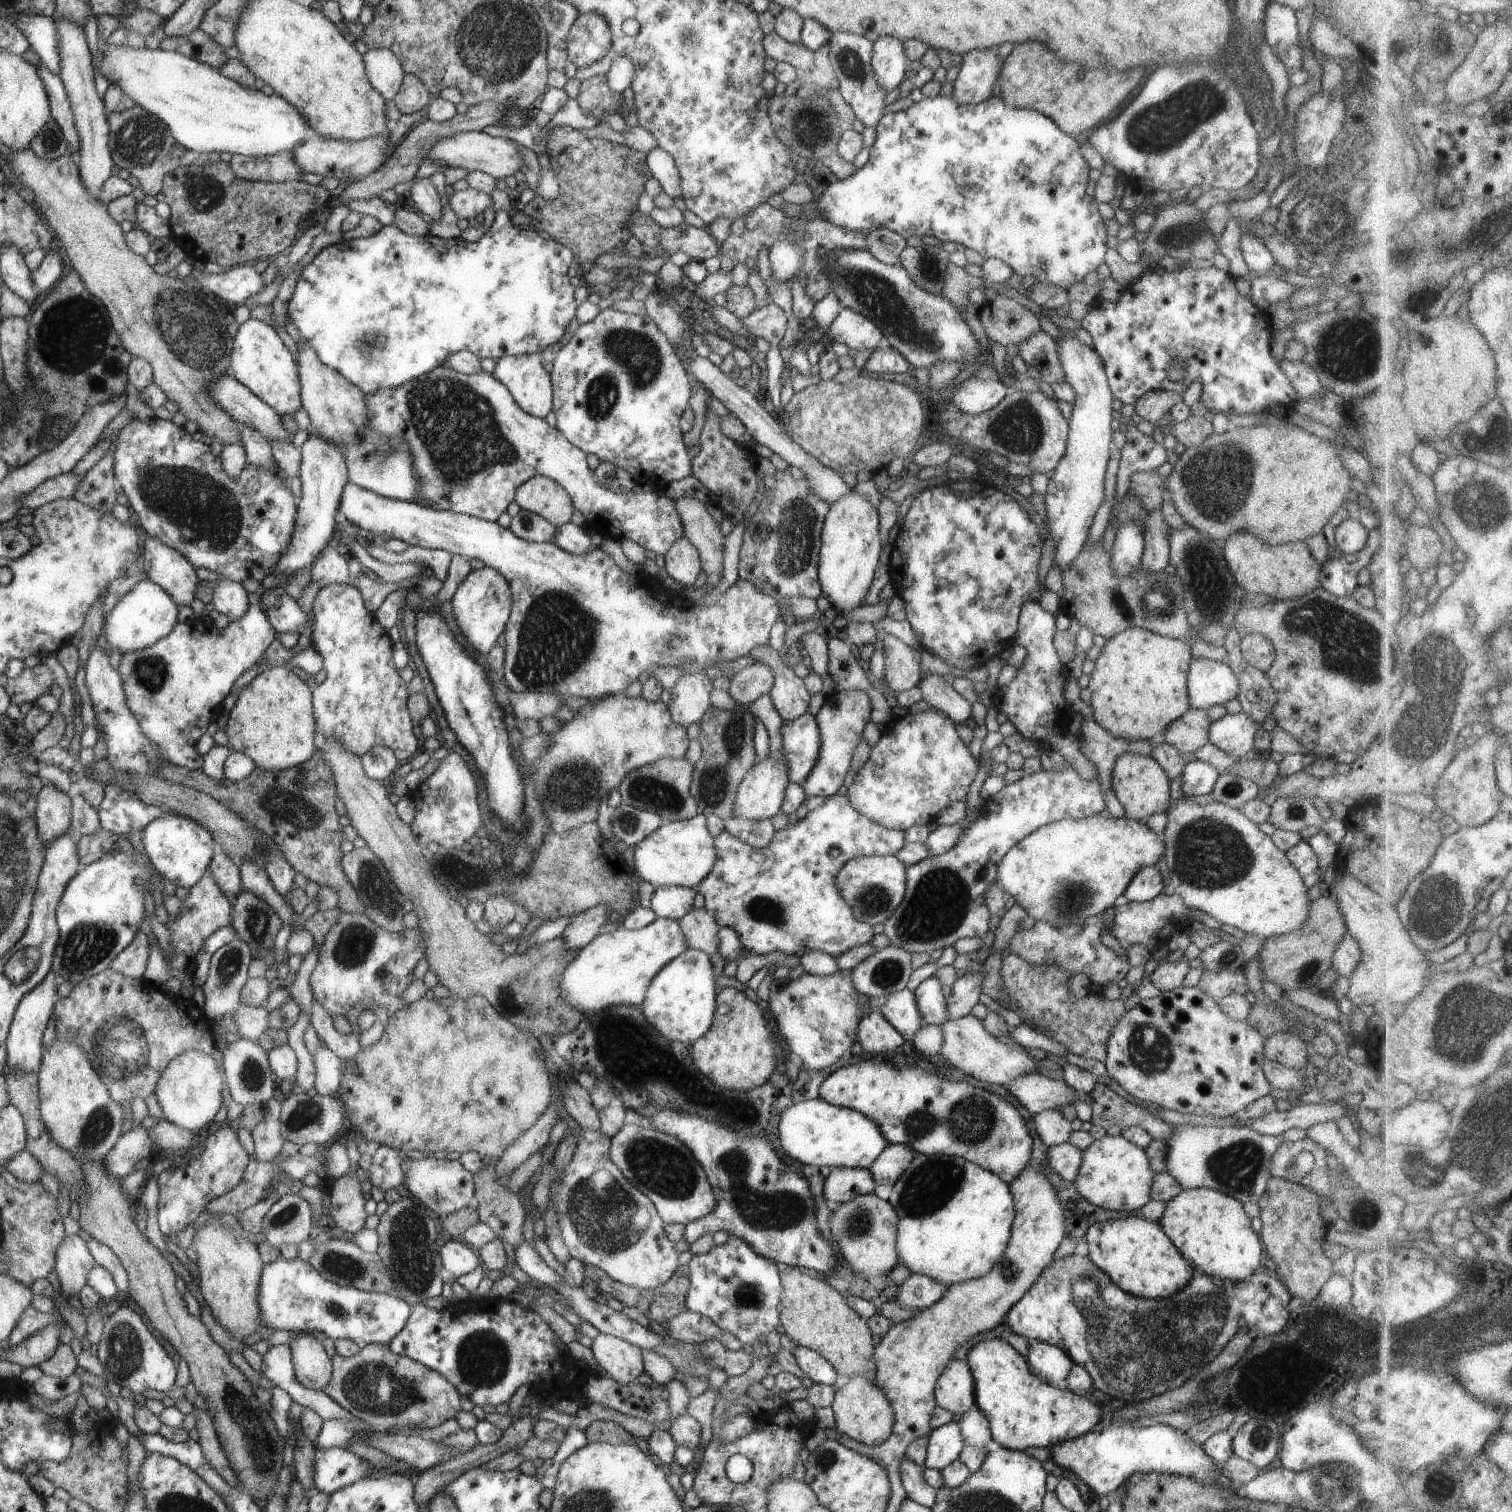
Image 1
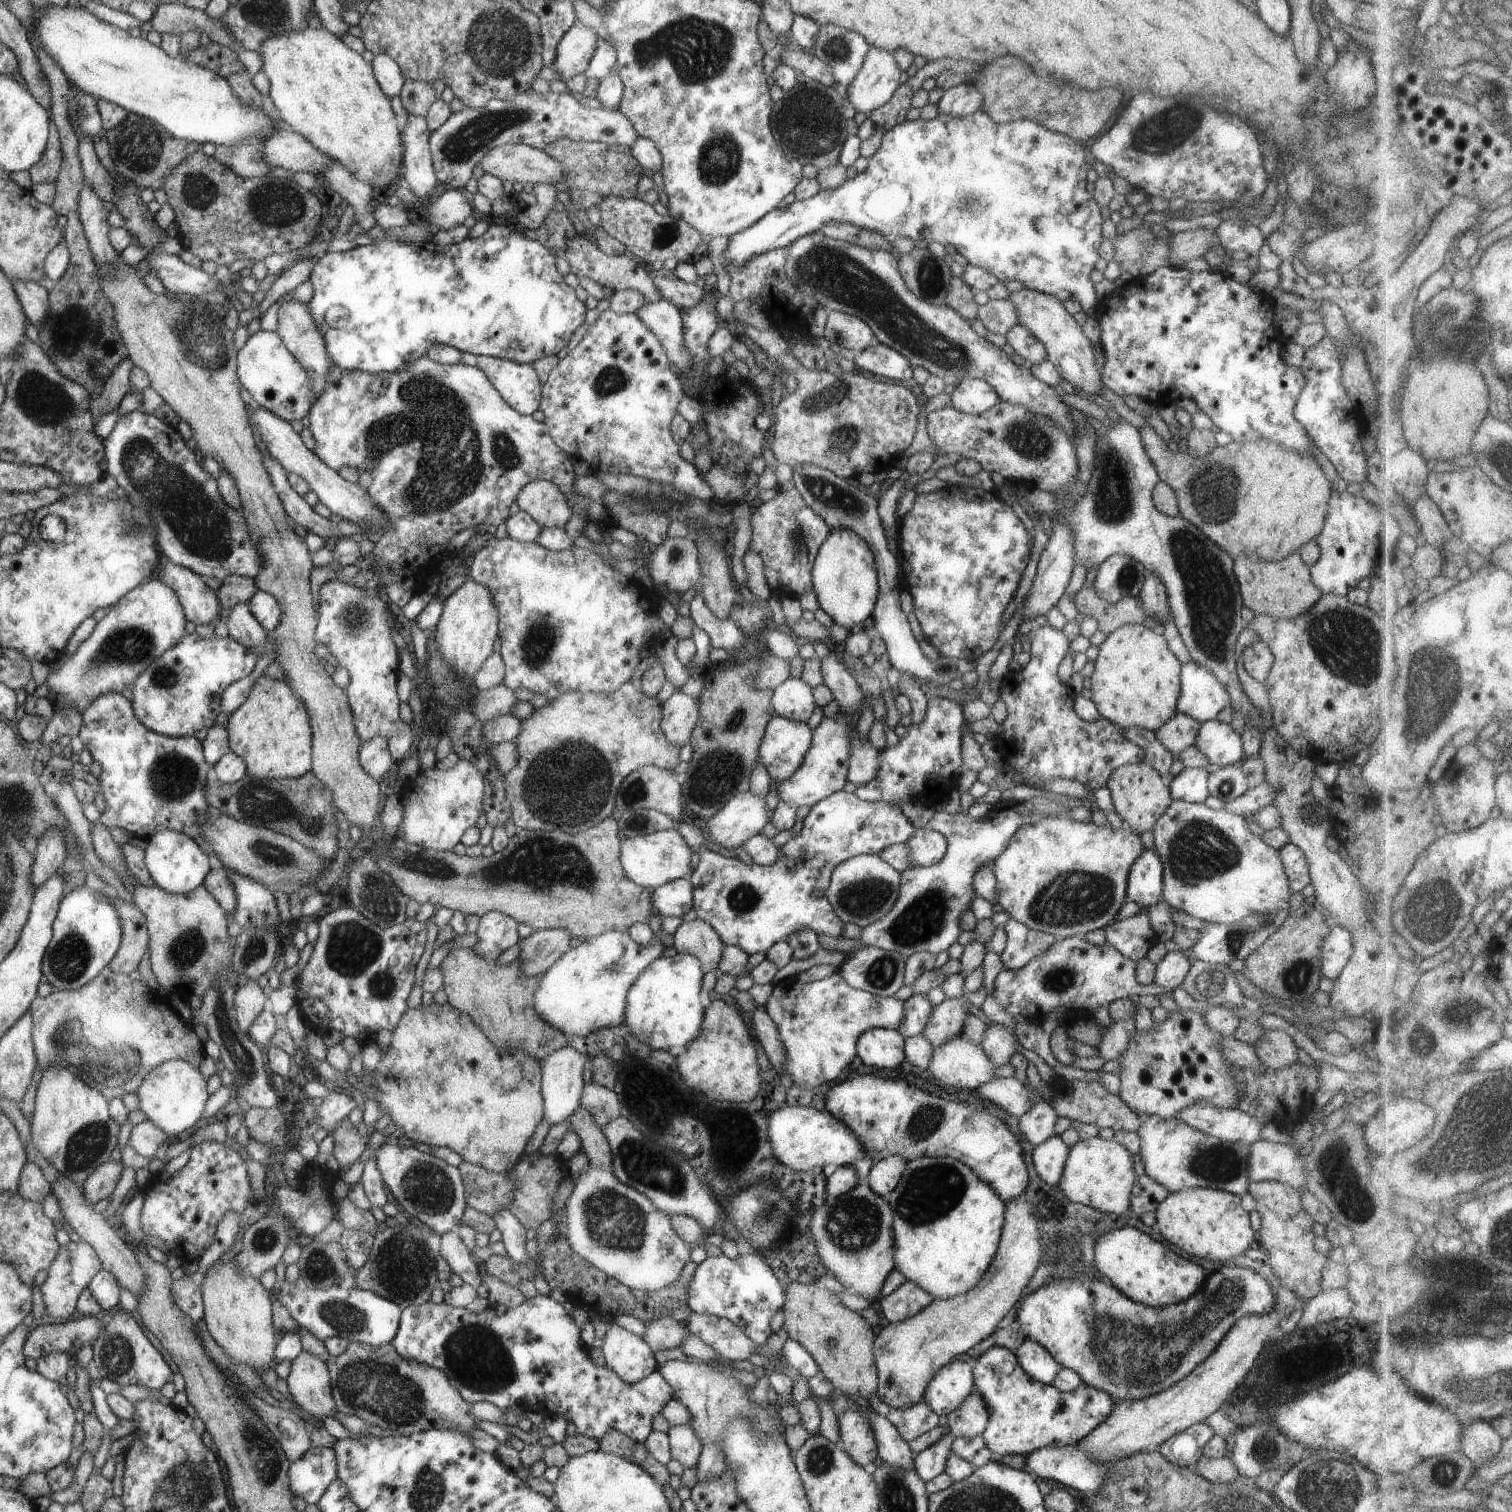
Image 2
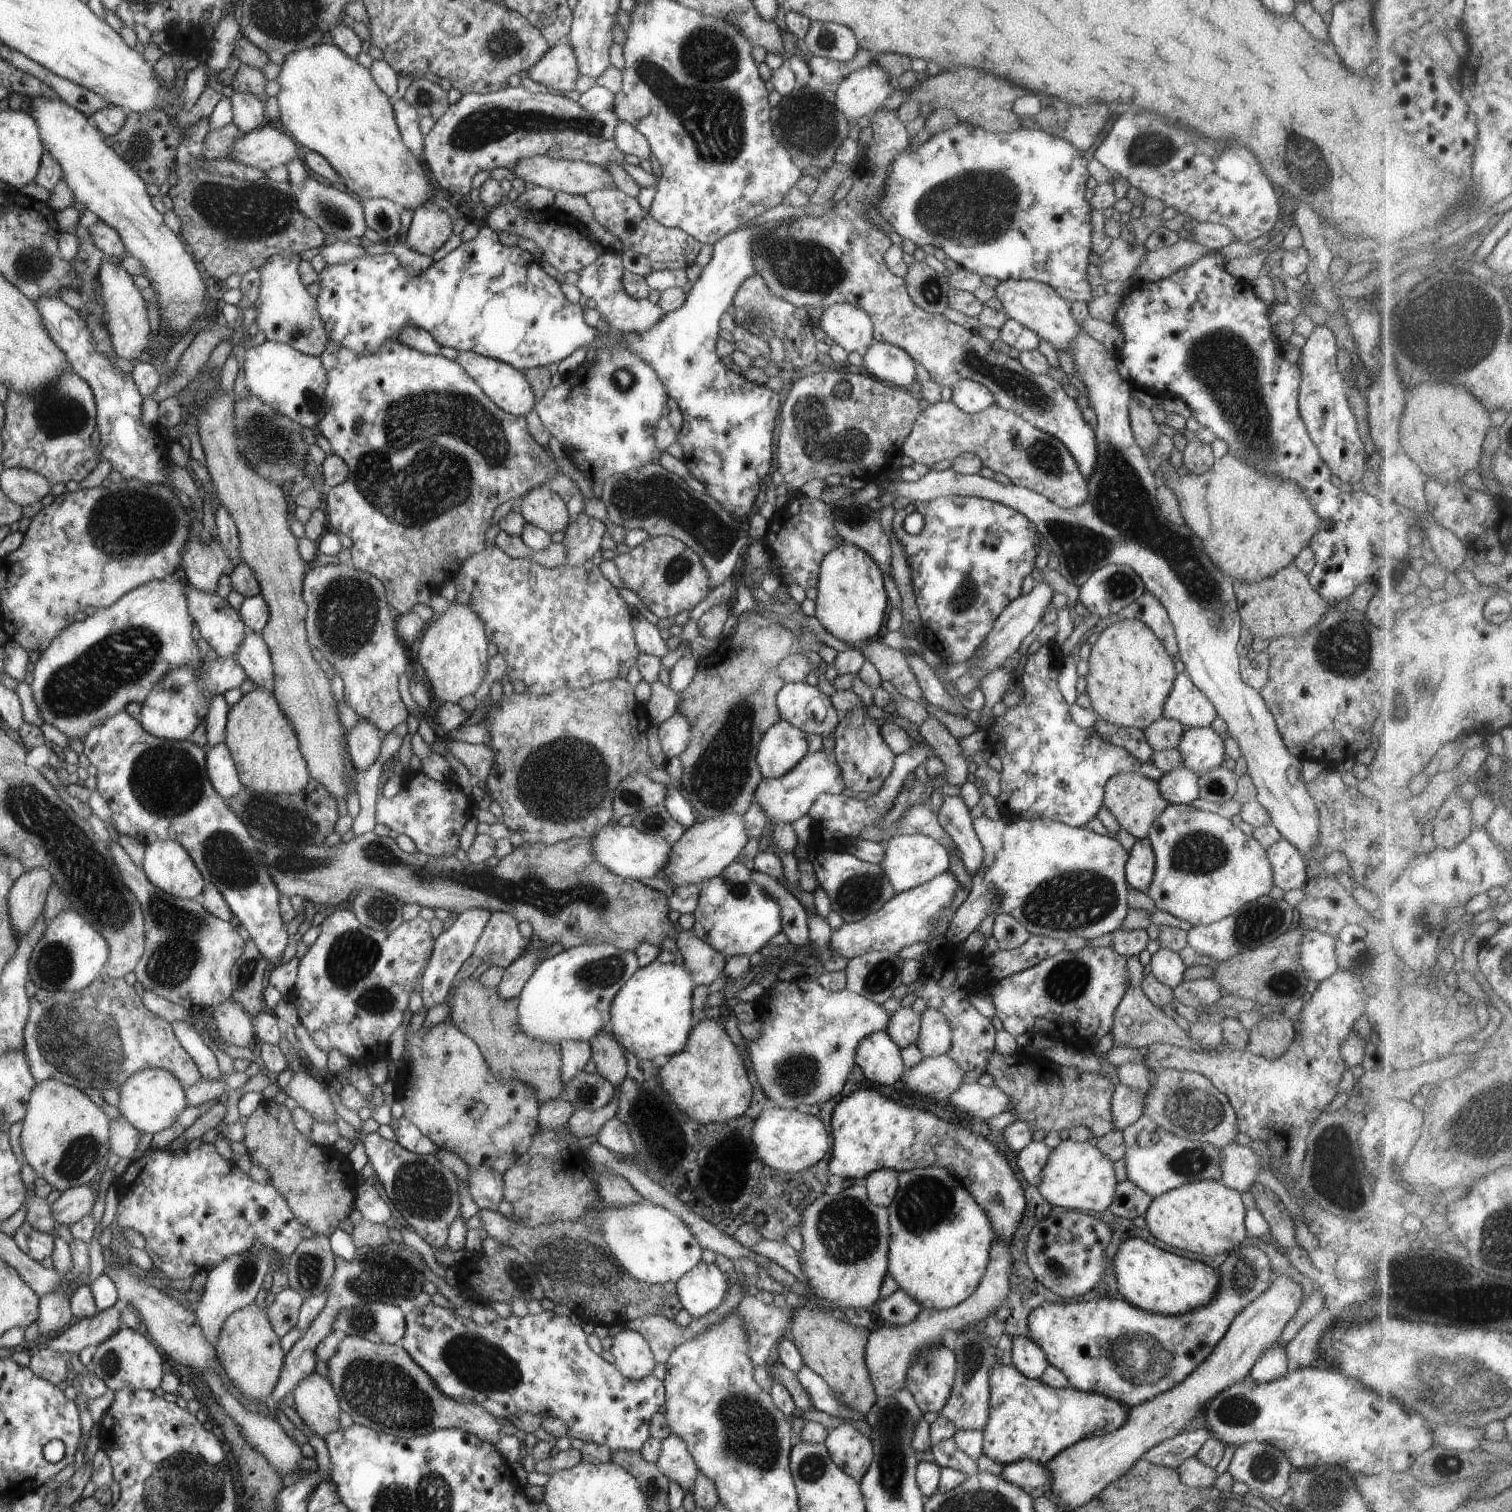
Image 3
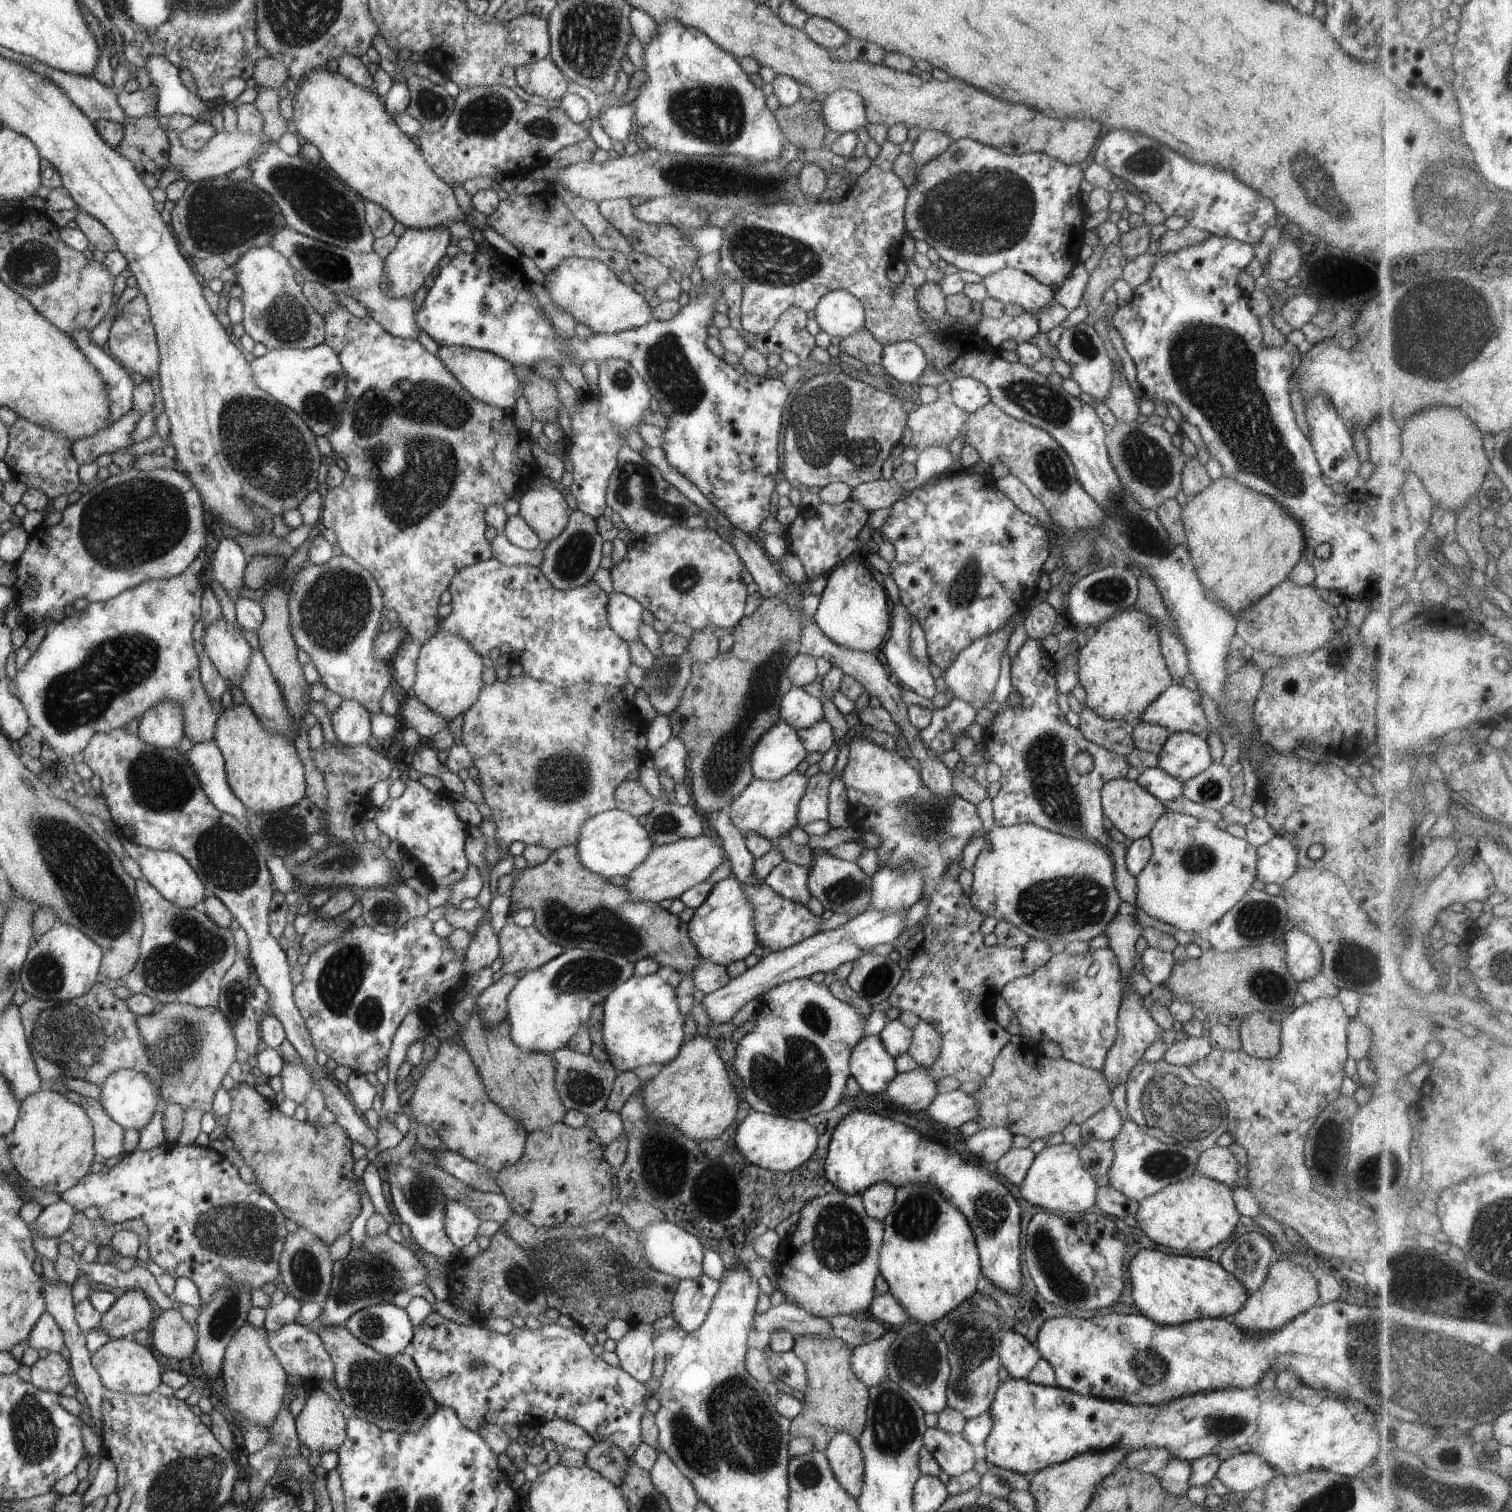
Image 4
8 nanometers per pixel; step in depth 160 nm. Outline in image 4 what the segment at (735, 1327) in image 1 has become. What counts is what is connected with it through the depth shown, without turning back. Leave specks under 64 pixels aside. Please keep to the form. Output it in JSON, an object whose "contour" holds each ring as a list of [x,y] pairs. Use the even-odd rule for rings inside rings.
{"contour":[[[704,1274],[682,1279],[672,1299],[670,1316],[686,1332],[694,1332],[706,1318],[720,1283]]]}

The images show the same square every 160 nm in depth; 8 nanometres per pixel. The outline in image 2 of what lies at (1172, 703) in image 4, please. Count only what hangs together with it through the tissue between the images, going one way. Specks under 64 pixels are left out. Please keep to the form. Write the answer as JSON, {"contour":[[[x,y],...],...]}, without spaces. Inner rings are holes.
{"contour":[[[1184,663],[1180,673],[1180,696],[1177,712],[1194,718],[1200,724],[1216,720],[1218,713],[1229,705],[1230,695],[1225,687],[1208,669],[1199,664]]]}

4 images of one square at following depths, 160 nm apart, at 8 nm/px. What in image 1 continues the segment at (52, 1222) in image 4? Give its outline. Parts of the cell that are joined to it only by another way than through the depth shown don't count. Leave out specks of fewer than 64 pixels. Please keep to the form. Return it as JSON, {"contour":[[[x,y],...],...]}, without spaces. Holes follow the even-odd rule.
{"contour":[[[141,1124],[134,1126],[121,1136],[121,1140],[114,1145],[114,1148],[103,1158],[108,1172],[115,1179],[124,1178],[133,1171],[134,1165],[142,1158],[151,1158],[154,1152],[148,1131],[142,1128]]]}

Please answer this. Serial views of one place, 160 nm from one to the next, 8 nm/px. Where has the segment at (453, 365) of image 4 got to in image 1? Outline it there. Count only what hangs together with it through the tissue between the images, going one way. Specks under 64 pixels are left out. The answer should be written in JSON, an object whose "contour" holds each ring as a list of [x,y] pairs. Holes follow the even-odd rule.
{"contour":[[[541,355],[502,357],[492,374],[507,386],[522,410],[540,418],[553,410],[554,386]]]}

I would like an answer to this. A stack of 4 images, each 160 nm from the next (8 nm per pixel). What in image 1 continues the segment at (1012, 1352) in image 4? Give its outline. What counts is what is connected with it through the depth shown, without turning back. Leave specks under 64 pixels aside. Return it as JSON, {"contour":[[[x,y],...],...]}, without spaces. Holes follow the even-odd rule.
{"contour":[[[1029,1340],[1029,1349],[1025,1356],[1029,1367],[1036,1371],[1039,1378],[1047,1383],[1062,1382],[1075,1363],[1066,1352],[1057,1346]]]}

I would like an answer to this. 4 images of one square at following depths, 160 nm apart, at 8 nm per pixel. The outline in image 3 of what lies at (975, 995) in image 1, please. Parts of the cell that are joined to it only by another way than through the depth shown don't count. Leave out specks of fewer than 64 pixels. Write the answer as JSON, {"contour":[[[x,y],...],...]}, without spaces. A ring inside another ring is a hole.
{"contour":[[[926,1009],[921,1014],[921,1027],[915,1044],[924,1058],[946,1055],[952,1041],[953,1032],[947,1018],[937,1010]]]}

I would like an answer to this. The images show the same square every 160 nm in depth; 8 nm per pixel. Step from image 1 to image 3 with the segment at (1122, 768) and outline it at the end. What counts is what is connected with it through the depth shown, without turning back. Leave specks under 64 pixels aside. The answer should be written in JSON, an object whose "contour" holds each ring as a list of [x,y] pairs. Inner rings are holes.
{"contour":[[[1118,773],[1106,782],[1104,790],[1103,806],[1110,810],[1118,824],[1128,834],[1132,834],[1138,840],[1147,838],[1150,826],[1169,805],[1169,802],[1162,798],[1157,782],[1140,773]]]}

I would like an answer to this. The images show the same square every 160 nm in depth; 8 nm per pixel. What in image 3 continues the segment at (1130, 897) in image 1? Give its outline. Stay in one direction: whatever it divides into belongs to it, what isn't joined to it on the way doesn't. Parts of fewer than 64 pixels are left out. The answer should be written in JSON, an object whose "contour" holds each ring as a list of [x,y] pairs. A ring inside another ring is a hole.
{"contour":[[[1146,839],[1135,840],[1129,850],[1129,857],[1125,864],[1125,879],[1130,888],[1145,893],[1153,882],[1155,869],[1155,856],[1150,841]]]}

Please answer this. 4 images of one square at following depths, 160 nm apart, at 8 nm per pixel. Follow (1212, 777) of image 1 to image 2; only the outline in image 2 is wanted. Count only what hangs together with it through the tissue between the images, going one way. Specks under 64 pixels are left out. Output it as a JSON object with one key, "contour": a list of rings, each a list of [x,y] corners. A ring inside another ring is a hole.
{"contour":[[[1203,768],[1183,769],[1168,781],[1169,791],[1173,800],[1187,803],[1204,803],[1209,796],[1208,777],[1210,770]]]}

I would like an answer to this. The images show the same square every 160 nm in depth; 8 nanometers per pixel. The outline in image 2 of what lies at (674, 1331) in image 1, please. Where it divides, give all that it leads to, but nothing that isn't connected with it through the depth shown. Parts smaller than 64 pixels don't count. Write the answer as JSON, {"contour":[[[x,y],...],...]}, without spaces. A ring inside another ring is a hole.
{"contour":[[[691,1311],[685,1325],[691,1334],[701,1338],[722,1358],[730,1361],[748,1360],[758,1348],[742,1327],[728,1319]]]}

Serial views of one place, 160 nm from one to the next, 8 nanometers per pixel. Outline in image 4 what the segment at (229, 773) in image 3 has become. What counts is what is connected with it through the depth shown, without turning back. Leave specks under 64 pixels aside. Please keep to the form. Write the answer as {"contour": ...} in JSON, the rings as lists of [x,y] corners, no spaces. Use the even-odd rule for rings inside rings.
{"contour":[[[214,740],[196,743],[184,754],[213,805],[247,826],[249,812],[228,784],[225,760]]]}

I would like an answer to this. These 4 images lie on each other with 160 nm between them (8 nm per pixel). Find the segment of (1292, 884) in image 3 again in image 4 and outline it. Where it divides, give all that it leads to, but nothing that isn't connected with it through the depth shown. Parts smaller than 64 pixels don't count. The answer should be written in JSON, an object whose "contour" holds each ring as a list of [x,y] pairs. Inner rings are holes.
{"contour":[[[1278,834],[1257,848],[1257,857],[1256,876],[1264,884],[1281,885],[1299,869],[1296,847]]]}

